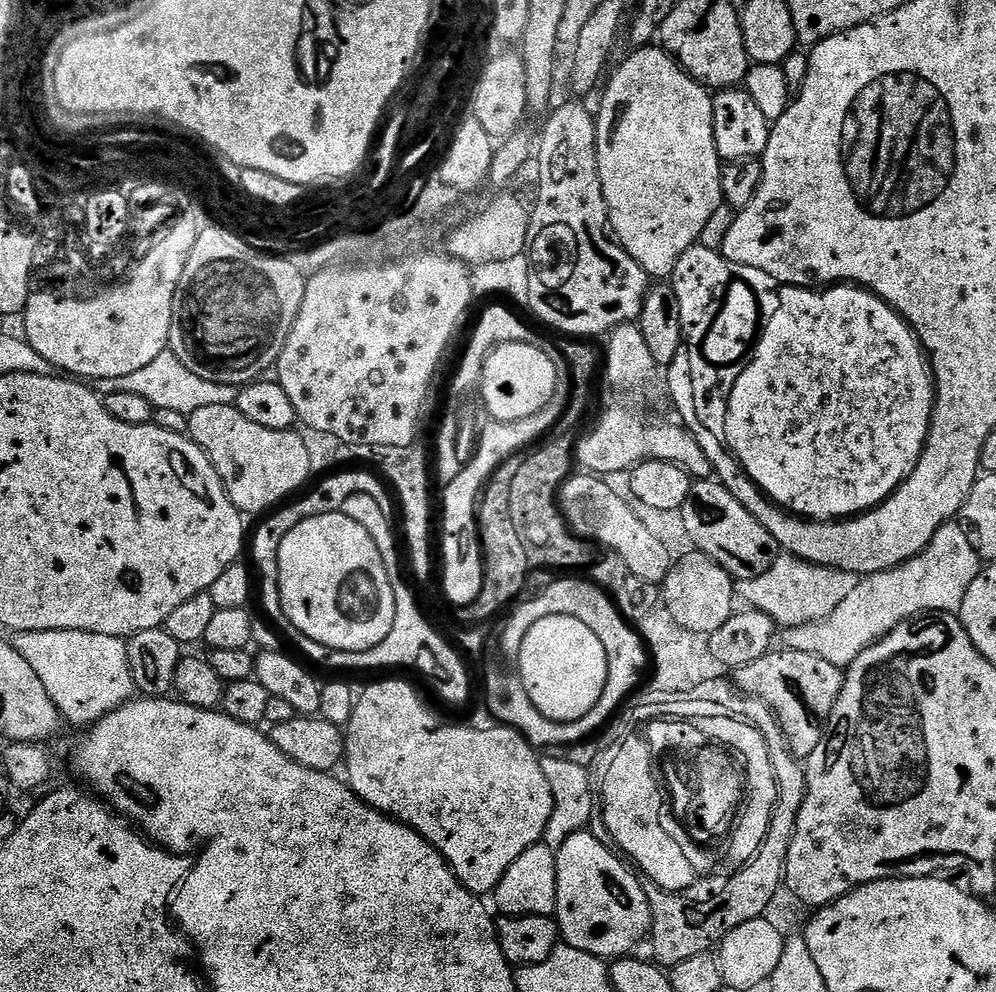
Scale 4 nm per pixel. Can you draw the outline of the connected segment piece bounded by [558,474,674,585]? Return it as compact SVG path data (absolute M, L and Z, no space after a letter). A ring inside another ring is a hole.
M594 474L569 476L558 493L558 503L568 527L577 536L597 545L605 544L609 553L620 556L622 562L630 566L634 576L651 584L663 585L666 574L674 563L670 554L666 552L662 542L650 534L646 526L638 520L630 504L613 495L601 478Z

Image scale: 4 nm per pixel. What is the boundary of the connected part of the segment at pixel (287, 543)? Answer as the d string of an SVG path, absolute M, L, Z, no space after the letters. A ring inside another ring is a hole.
M344 512L300 521L278 550L281 609L290 622L314 642L334 651L370 650L394 626L394 590L382 566L374 538Z

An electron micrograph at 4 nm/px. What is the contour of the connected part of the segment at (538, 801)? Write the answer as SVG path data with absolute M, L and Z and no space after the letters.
M380 680L356 697L354 714L346 726L342 761L343 767L348 767L346 783L361 800L365 800L371 808L376 808L386 816L395 817L407 828L413 828L418 835L429 840L444 856L457 878L481 898L487 897L487 892L488 895L495 893L498 882L502 882L502 874L506 874L506 870L510 870L510 866L514 866L514 862L518 862L518 858L523 852L530 850L530 846L543 841L546 822L550 822L550 814L554 810L554 794L550 790L550 782L546 782L546 774L542 774L537 749L512 728L492 727L496 728L459 728L456 724L440 724L439 718L432 716L431 710L420 701L419 694L406 681Z

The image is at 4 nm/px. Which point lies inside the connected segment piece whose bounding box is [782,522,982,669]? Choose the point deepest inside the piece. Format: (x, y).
(935, 581)

